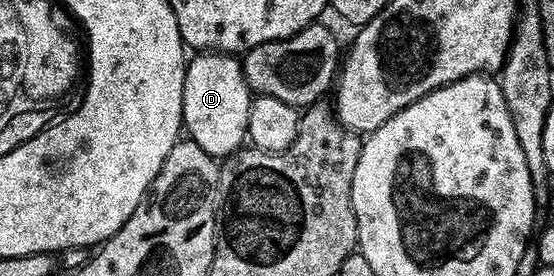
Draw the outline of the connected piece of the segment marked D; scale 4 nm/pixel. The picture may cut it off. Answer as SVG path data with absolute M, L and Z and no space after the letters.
M197 53L188 60L183 81L181 121L188 138L197 143L199 149L214 157L228 157L238 150L249 134L247 117L250 102L245 69L237 55Z

